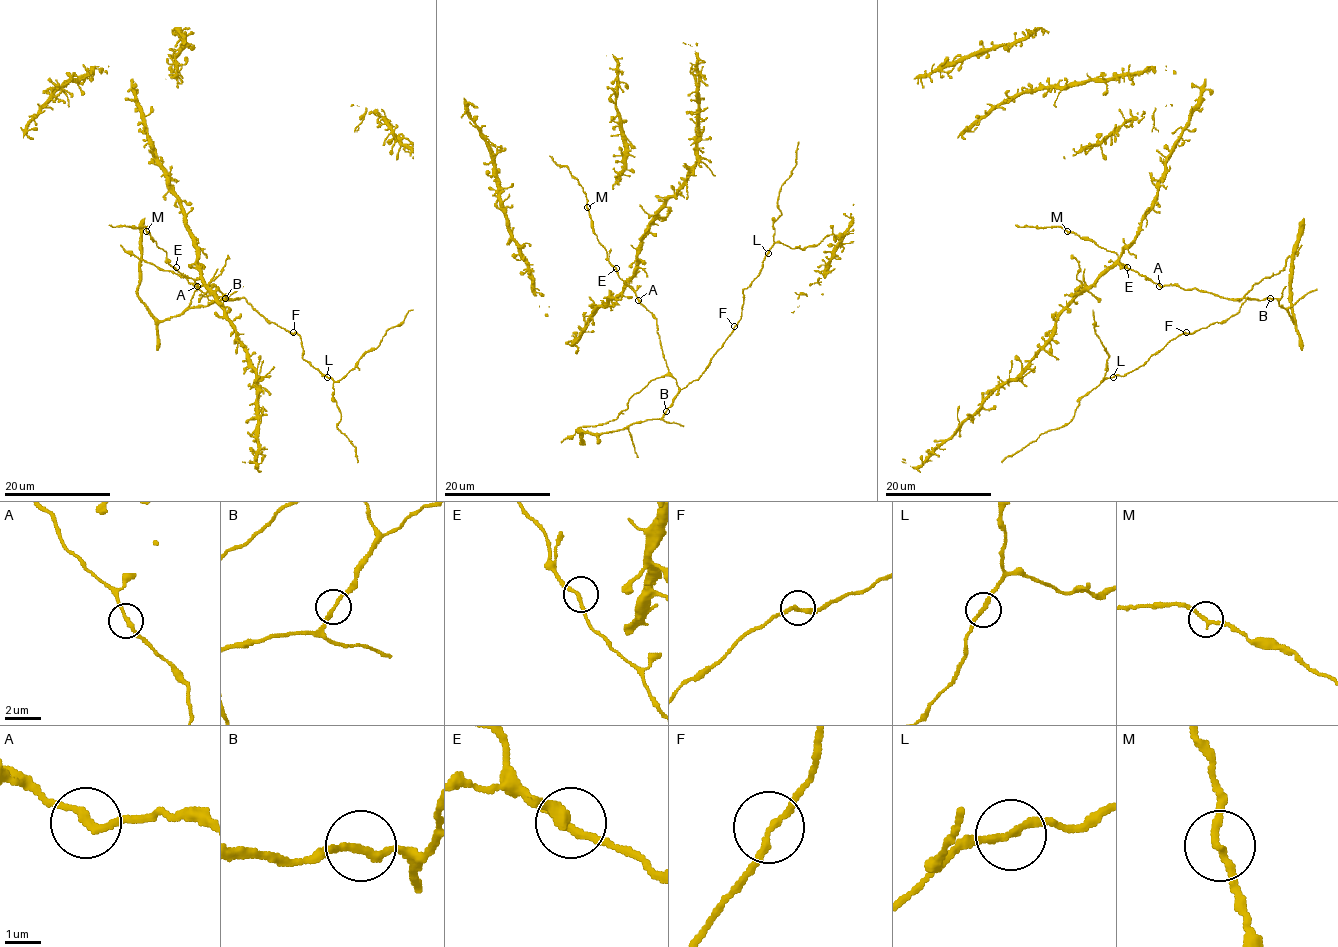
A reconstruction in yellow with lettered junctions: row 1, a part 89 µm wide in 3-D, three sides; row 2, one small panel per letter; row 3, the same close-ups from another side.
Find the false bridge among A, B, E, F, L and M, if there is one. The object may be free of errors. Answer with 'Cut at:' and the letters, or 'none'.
Cut at: none

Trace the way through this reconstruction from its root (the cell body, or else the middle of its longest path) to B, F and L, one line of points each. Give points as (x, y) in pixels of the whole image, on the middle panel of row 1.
B: (647, 309), (656, 320), (668, 373), (678, 387), (676, 397), (666, 411)
F: (647, 309), (656, 320), (668, 373), (680, 388), (700, 376), (734, 326)
L: (647, 309), (656, 320), (668, 373), (684, 388), (700, 376), (741, 318), (743, 290), (758, 274), (767, 253)

